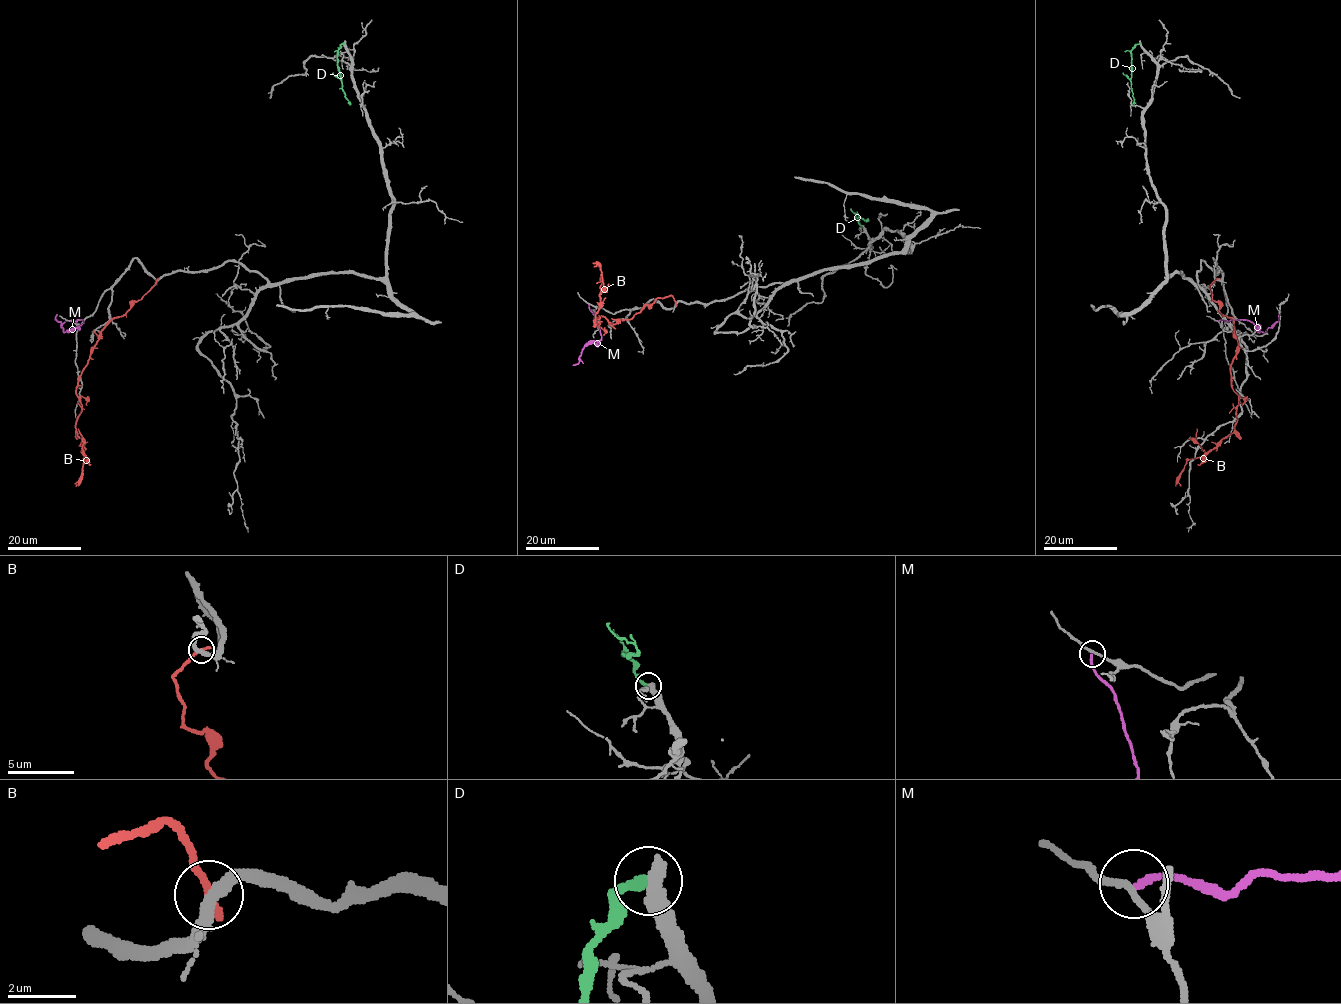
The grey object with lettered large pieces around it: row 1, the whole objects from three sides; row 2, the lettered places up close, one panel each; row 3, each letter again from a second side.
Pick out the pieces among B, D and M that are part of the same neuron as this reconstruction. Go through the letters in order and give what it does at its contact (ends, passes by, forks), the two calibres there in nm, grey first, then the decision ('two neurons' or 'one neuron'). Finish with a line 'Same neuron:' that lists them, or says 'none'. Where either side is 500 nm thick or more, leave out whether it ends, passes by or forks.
B: it ends there; 340 nm thick on the grey side, 280 nm on the other; two neurons
D: it ends there; 440 nm thick on the grey side, 280 nm on the other; two neurons
M: it ends there; 190 nm thick on the grey side, 200 nm on the other; two neurons
Same neuron: none

